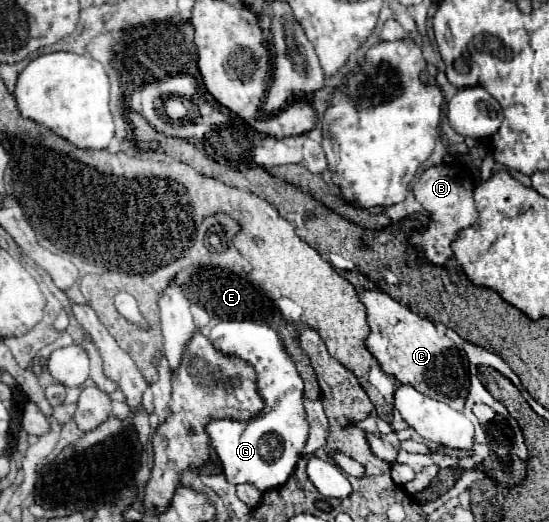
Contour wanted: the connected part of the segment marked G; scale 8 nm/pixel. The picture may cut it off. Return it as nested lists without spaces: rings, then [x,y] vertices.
[[[251,319],[219,321],[209,333],[209,341],[219,353],[239,357],[255,369],[257,391],[265,401],[263,411],[255,419],[235,421],[225,417],[211,419],[207,423],[207,435],[211,439],[211,447],[219,455],[223,475],[231,485],[249,483],[259,491],[281,487],[295,471],[309,439],[309,423],[303,407],[303,379],[295,367],[295,361],[287,353],[277,331],[265,322]]]

